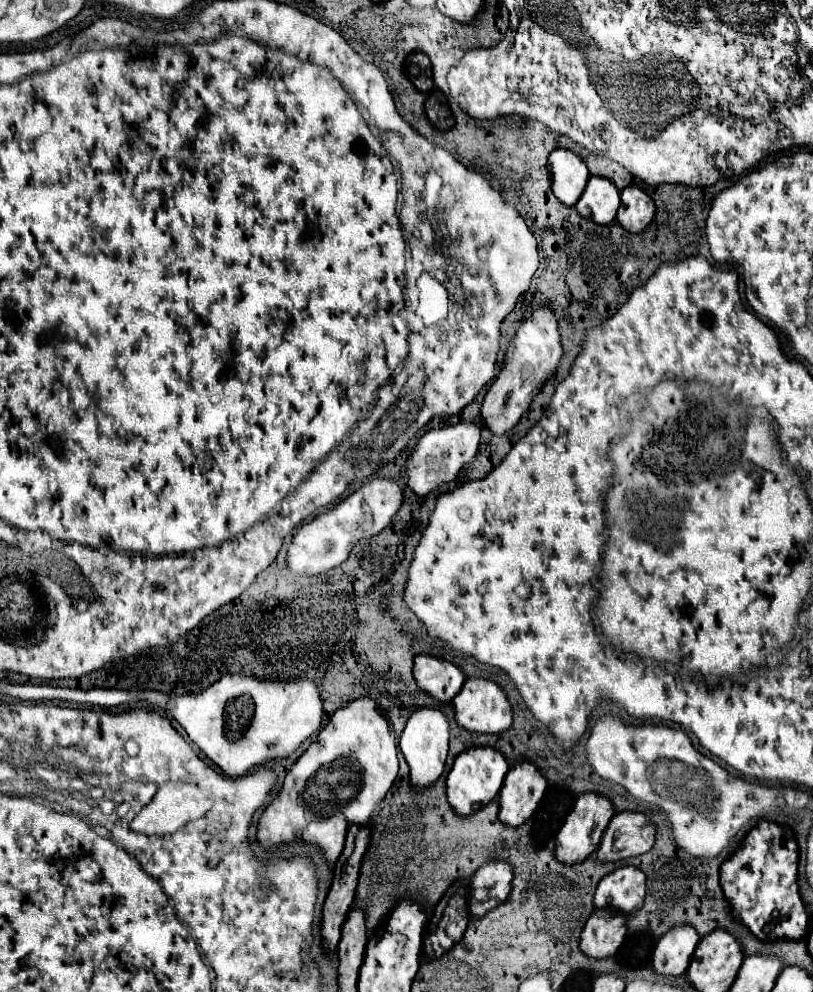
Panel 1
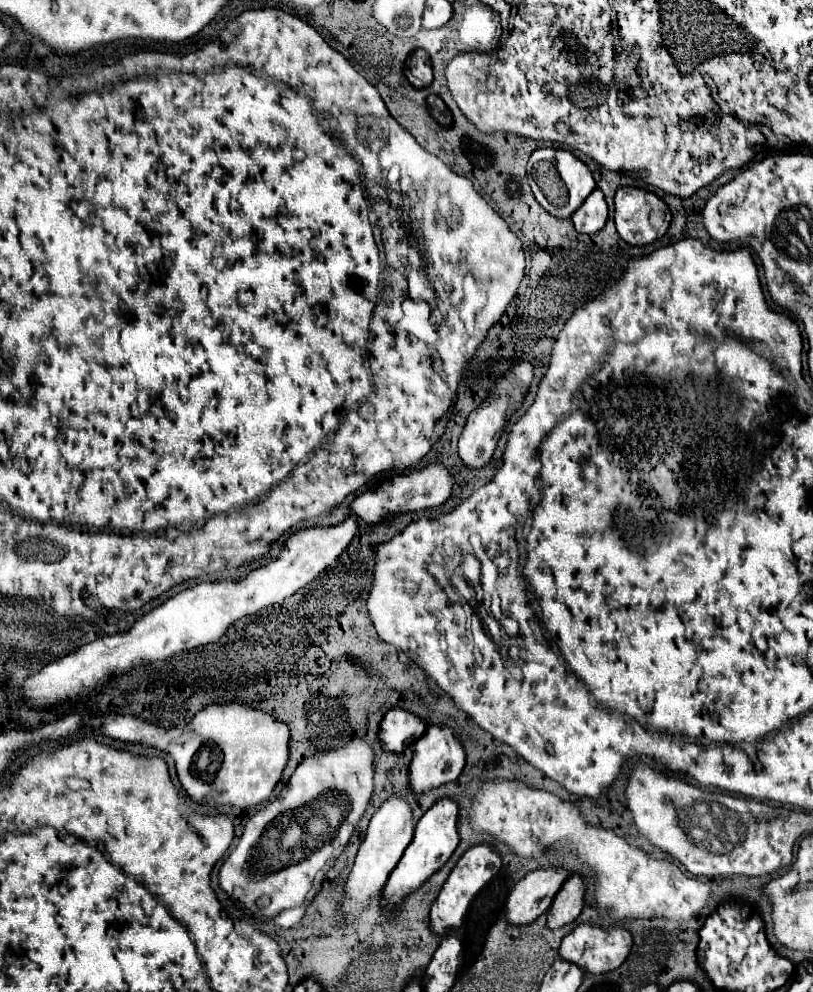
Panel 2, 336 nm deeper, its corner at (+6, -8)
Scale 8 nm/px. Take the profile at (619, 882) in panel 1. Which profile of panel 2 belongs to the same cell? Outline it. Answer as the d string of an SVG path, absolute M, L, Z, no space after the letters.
M585 922L585 924L579 924L571 934L567 934L563 938L561 948L559 948L559 956L567 962L581 966L585 972L601 974L601 972L609 972L609 970L619 968L625 962L625 958L629 956L631 948L633 948L633 936L625 926L605 928L605 926Z

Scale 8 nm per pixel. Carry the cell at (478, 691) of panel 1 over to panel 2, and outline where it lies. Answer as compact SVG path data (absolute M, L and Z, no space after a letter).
M433 724L427 728L427 732L415 744L415 756L409 766L409 782L415 792L425 792L425 790L437 788L441 784L453 782L463 772L465 760L467 760L467 754L465 754L463 742L455 736L455 732L449 726Z

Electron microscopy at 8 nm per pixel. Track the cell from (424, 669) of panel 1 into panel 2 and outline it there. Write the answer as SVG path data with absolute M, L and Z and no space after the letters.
M393 708L381 722L381 742L391 752L403 752L415 744L427 730L427 724L405 708Z

